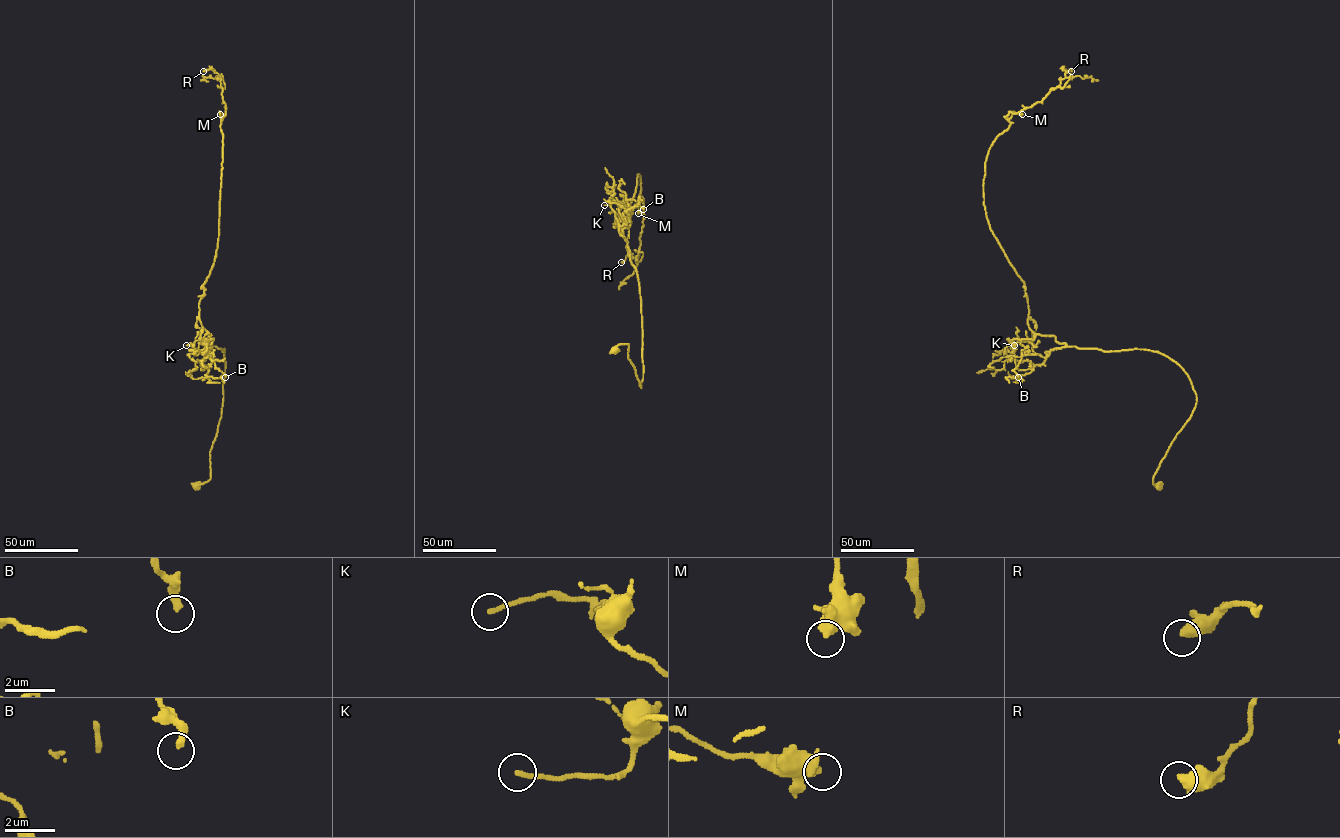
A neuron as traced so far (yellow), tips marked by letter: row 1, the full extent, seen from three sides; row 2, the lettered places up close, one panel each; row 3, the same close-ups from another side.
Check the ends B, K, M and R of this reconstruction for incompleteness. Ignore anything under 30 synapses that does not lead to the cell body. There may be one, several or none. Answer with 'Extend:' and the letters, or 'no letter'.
Extend: no letter

